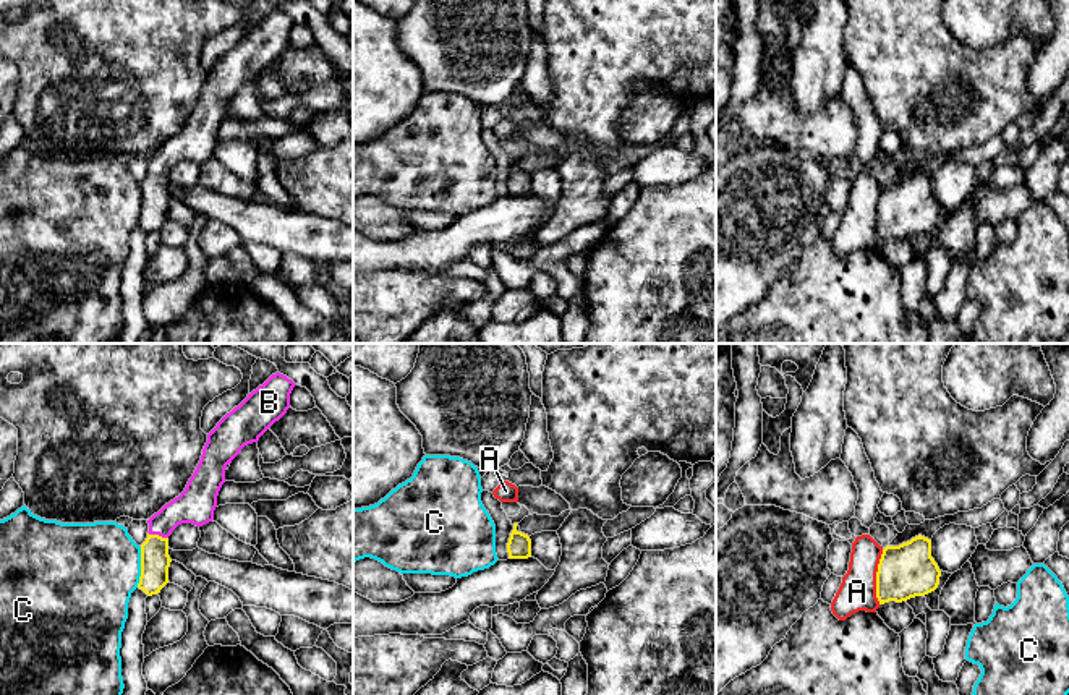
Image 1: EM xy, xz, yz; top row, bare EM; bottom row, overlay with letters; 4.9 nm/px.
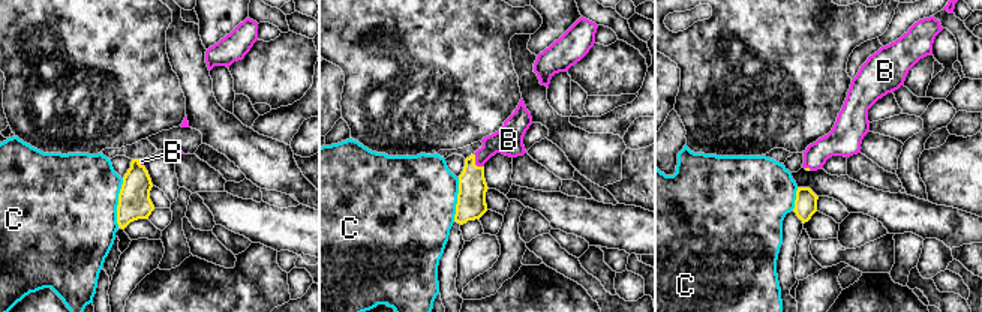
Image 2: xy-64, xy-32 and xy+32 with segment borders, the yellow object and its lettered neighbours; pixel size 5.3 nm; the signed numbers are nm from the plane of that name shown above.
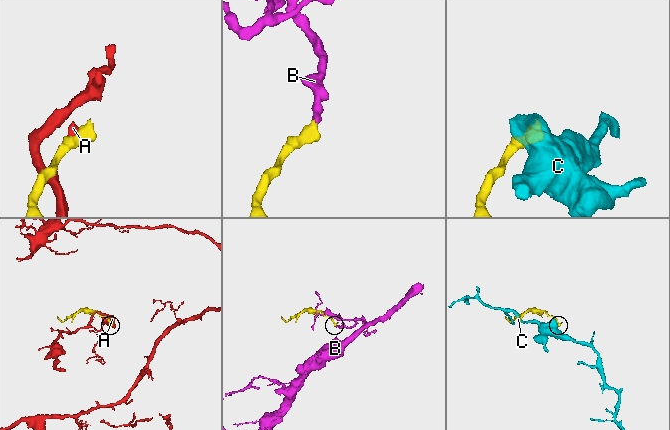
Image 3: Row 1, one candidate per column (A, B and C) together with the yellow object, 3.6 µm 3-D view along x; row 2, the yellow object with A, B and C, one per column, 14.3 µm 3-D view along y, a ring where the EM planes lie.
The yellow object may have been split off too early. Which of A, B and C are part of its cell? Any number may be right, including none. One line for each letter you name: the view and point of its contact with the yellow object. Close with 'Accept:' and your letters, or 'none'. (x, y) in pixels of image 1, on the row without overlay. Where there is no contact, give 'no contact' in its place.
B: contact xy (157, 172)
Accept: B

